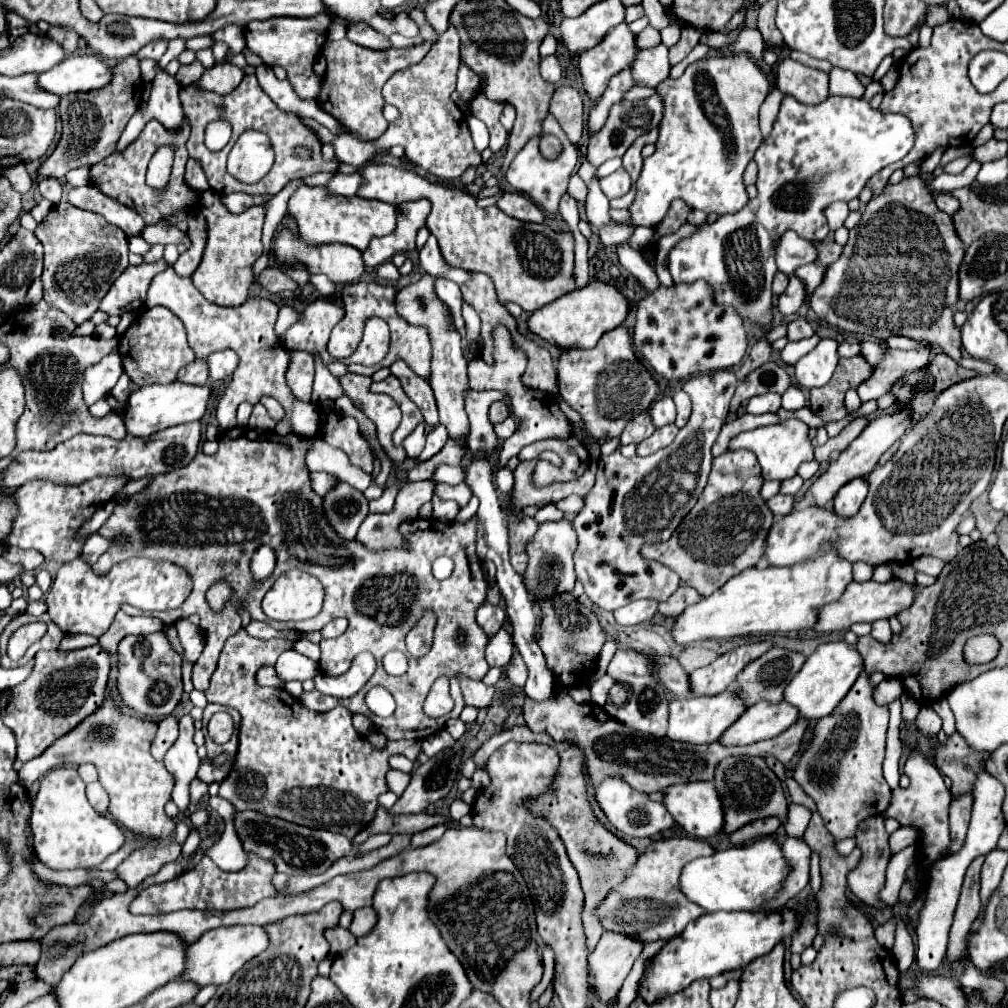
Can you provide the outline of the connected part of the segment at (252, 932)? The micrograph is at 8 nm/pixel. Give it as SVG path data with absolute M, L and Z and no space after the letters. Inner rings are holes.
M229 926L229 928L215 928L213 932L207 932L197 942L189 946L191 952L191 964L187 964L185 976L181 980L195 980L199 986L209 984L227 984L231 976L241 970L243 964L247 964L251 958L265 952L269 946L269 936L263 926Z

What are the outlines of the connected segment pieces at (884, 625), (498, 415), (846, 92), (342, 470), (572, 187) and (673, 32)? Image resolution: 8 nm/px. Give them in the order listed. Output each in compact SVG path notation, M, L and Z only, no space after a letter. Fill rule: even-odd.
M875 620L871 626L873 626L871 636L873 636L875 640L879 640L879 642L887 642L887 640L891 640L891 634L893 634L893 632L891 632L887 620Z
M503 400L493 402L493 404L491 404L491 408L489 408L489 420L491 420L493 424L501 424L501 420L505 420L509 414L511 414L509 404L507 404L507 402L503 402Z
M833 68L829 72L829 94L859 98L863 92L865 92L865 88L859 84L859 80L855 78L853 72L841 70L841 68Z
M312 440L306 456L307 467L310 471L325 471L337 474L343 482L359 488L361 492L369 488L371 476L359 472L359 468L351 466L347 455L322 440Z
M577 174L571 176L571 180L569 180L569 188L567 188L567 194L569 194L571 198L575 198L581 206L585 204L585 200L587 200L587 186L583 184L583 180L581 180Z
M667 26L667 28L663 28L661 30L661 38L663 38L663 44L667 46L667 48L671 48L673 44L677 44L679 42L679 28L677 26Z

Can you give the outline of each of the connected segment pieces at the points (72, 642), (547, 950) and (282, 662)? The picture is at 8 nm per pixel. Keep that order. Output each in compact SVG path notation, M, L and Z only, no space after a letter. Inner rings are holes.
M83 634L83 636L65 636L63 640L61 640L61 650L77 650L77 648L87 648L87 646L93 646L93 644L97 644L97 638L95 636L87 636L87 634Z
M546 944L542 945L542 963L544 967L544 973L541 981L532 990L530 995L530 1002L537 1001L542 993L546 990L549 983L551 982L554 974L554 954L553 950Z
M287 650L279 656L277 664L277 676L283 682L291 682L291 680L307 680L307 678L315 678L319 674L319 664L309 660L307 656L295 652L295 650Z

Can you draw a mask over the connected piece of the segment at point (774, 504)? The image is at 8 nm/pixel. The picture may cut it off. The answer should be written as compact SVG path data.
M777 494L773 496L771 500L767 500L771 512L775 516L787 516L791 510L793 510L793 504L795 504L795 496L789 496L789 494Z

